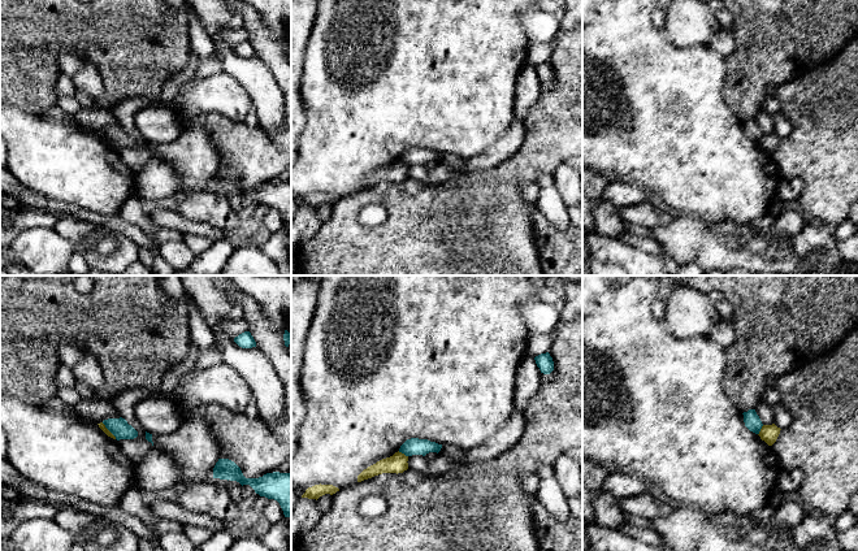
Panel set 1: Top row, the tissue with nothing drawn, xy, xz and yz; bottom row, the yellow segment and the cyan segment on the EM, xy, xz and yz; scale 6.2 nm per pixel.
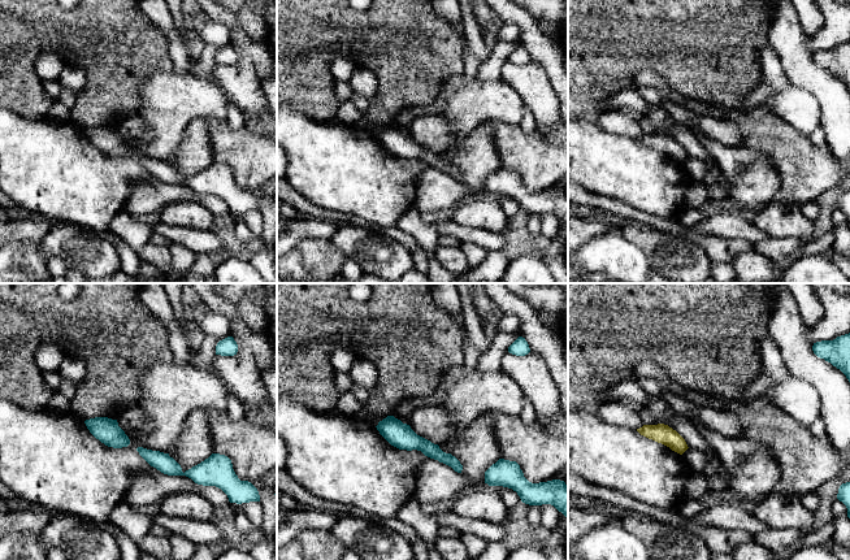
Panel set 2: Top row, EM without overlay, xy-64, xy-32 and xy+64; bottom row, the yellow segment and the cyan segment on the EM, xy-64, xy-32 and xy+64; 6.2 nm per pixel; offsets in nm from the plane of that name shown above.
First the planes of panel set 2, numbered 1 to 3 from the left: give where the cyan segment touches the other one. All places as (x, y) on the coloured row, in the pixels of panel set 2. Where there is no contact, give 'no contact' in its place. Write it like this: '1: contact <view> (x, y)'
1: no contact
2: no contact
3: no contact

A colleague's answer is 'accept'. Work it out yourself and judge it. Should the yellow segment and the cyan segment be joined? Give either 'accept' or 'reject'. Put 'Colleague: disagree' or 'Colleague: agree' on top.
Colleague: disagree
reject

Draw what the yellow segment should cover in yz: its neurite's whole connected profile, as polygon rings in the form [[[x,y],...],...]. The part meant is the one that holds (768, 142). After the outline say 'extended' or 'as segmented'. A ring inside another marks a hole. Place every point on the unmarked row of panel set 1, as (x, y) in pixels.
[[[772,133],[772,134],[763,134],[758,144],[768,155],[772,155],[776,151],[777,146],[780,143],[780,139],[781,138],[777,136],[775,133]]]; as segmented

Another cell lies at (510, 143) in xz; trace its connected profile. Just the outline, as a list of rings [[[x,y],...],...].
[[[515,114],[507,133],[491,147],[476,157],[464,159],[464,165],[460,169],[438,164],[434,169],[429,170],[428,185],[441,185],[460,175],[494,168],[514,156],[523,146],[524,139],[524,120]]]

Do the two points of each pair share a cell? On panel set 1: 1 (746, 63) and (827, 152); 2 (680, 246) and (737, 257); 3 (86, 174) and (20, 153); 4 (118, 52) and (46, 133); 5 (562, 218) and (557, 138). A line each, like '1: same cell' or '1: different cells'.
1: different cells
2: same cell
3: same cell
4: different cells
5: different cells

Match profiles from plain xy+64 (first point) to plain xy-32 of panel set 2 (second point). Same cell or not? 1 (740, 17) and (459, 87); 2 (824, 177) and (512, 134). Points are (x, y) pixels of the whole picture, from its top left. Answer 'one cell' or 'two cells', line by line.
1: two cells
2: one cell

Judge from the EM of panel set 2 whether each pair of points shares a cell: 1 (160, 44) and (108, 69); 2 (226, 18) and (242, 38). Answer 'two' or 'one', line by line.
1: one
2: one

